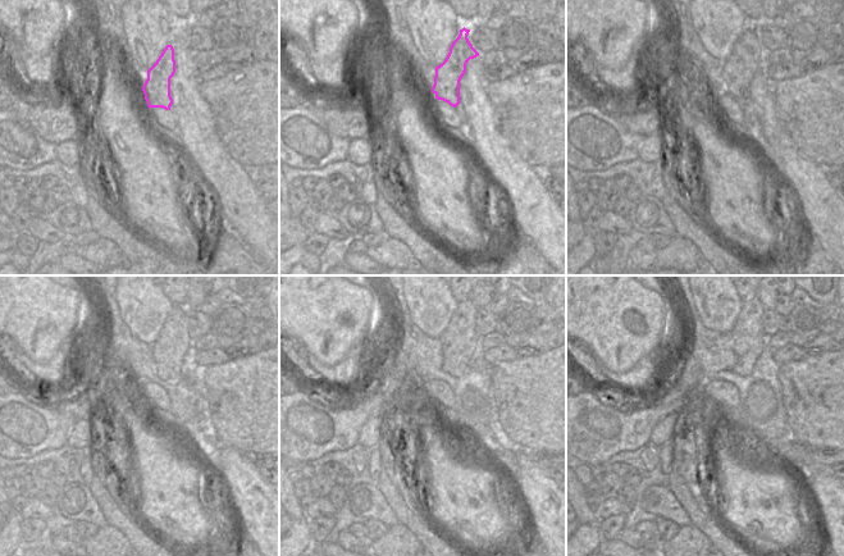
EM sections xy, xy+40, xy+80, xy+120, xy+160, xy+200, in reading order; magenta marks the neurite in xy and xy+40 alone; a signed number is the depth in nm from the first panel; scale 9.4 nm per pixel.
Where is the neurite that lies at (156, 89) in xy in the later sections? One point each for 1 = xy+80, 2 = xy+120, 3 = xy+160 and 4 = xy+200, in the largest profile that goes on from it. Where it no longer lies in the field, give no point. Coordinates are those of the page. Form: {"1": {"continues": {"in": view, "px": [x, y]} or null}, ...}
{"1": {"continues": {"in": "xy+80", "px": [748, 57]}}, "2": {"continues": {"in": "xy+120", "px": [172, 351]}}, "3": {"continues": {"in": "xy+160", "px": [460, 343]}}, "4": {"continues": {"in": "xy+200", "px": [748, 342]}}}

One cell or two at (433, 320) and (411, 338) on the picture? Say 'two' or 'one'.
two

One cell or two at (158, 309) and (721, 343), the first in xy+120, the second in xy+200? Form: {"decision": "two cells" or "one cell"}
{"decision": "two cells"}

